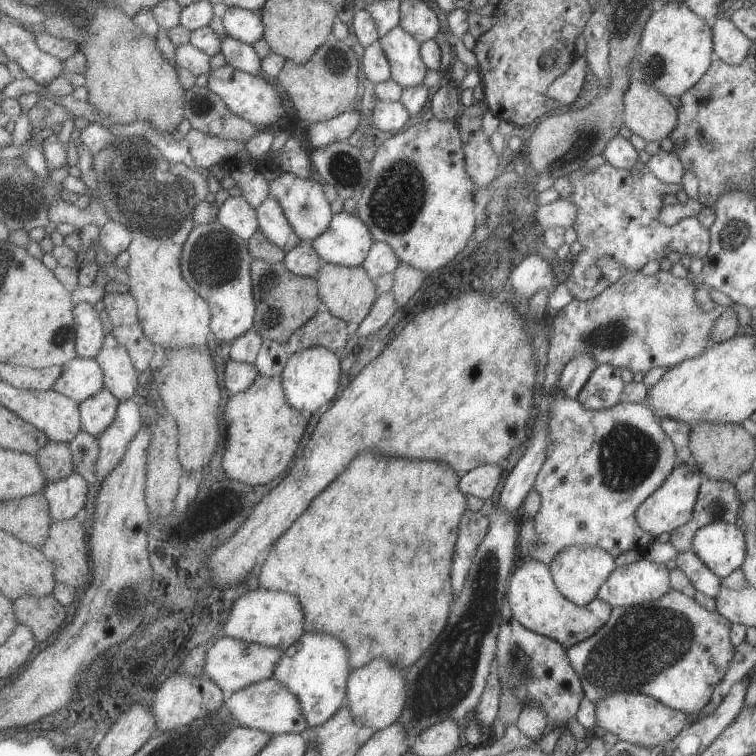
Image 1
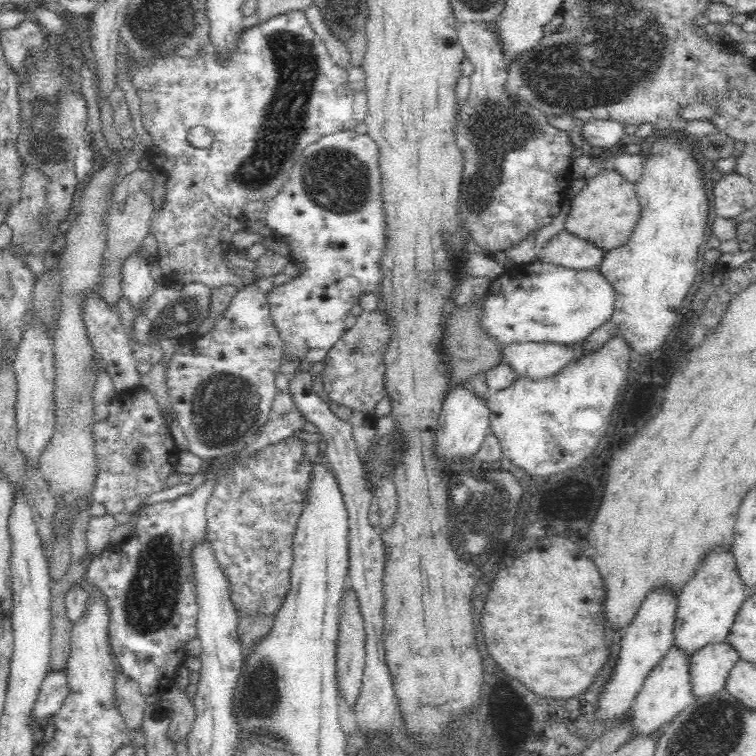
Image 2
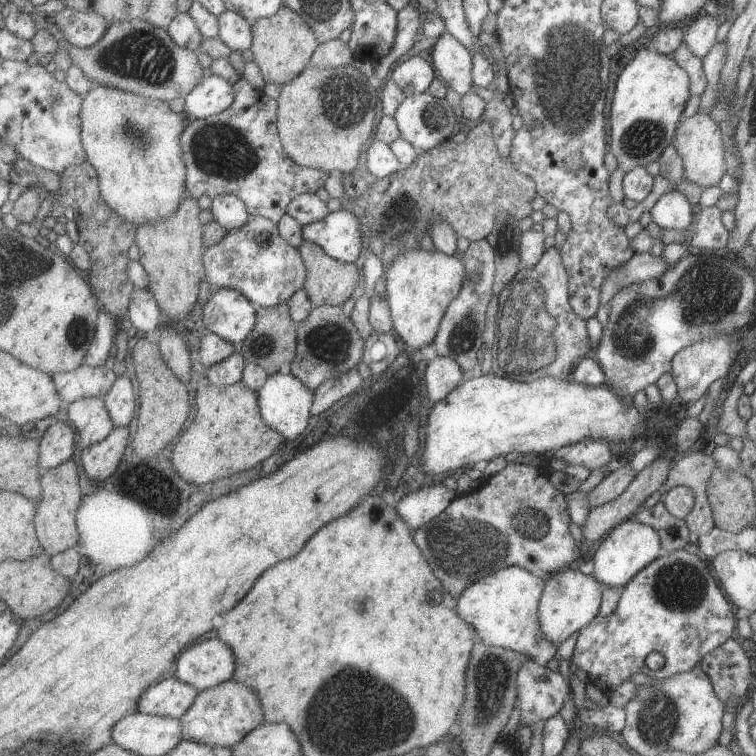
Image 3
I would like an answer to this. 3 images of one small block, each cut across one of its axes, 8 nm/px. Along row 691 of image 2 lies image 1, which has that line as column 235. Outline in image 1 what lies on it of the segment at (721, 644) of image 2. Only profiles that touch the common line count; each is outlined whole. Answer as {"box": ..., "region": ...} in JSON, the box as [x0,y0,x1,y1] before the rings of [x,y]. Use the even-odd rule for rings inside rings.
{"box":[226,676,310,734],"region":[[[274,676],[257,684],[252,684],[240,691],[235,691],[226,701],[233,718],[241,727],[263,730],[269,734],[301,734],[309,730],[310,724],[305,710],[301,706],[300,698],[293,694],[293,690],[281,684]]]}

